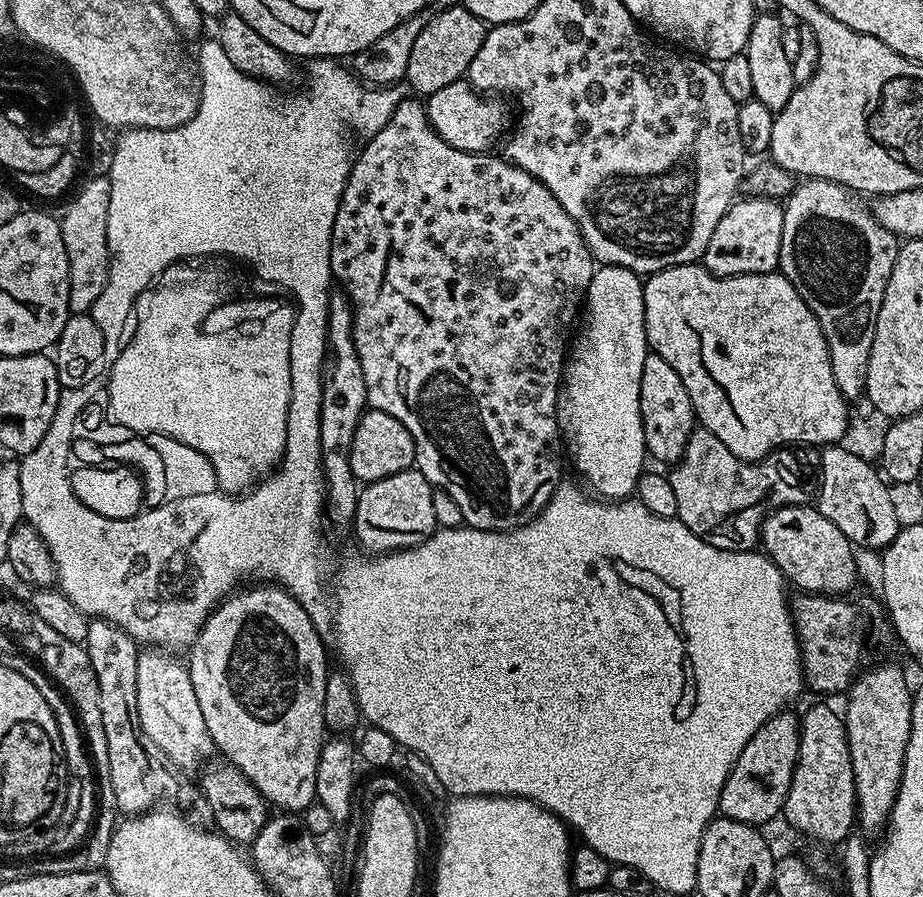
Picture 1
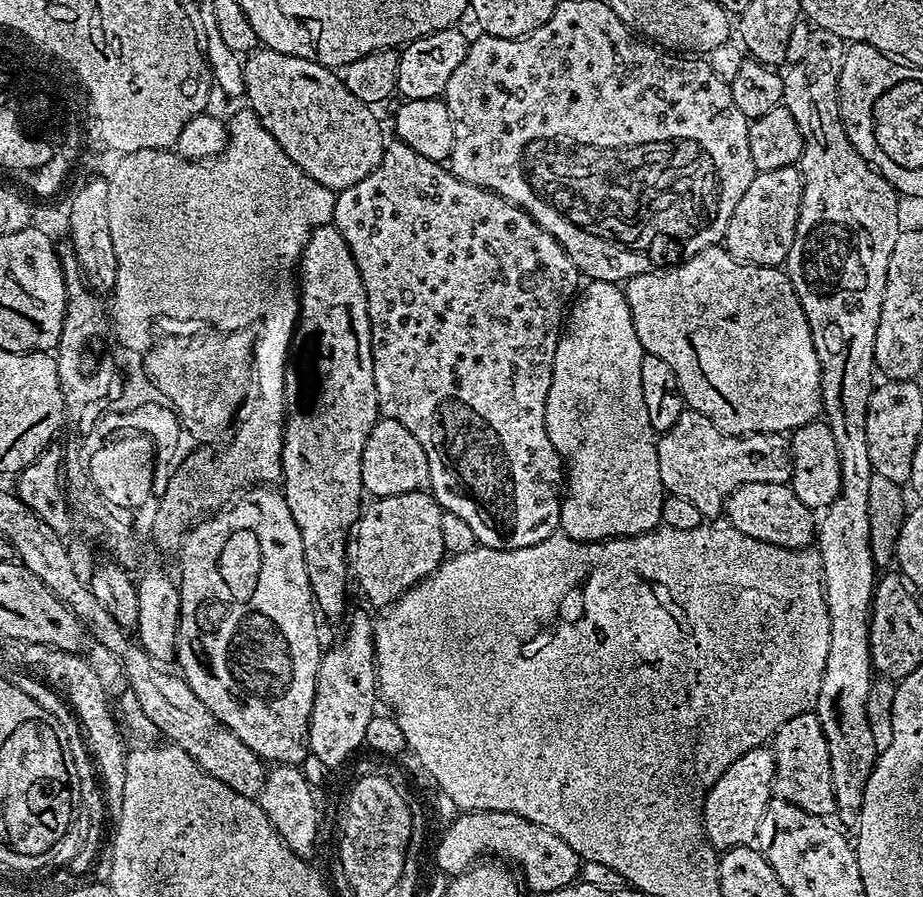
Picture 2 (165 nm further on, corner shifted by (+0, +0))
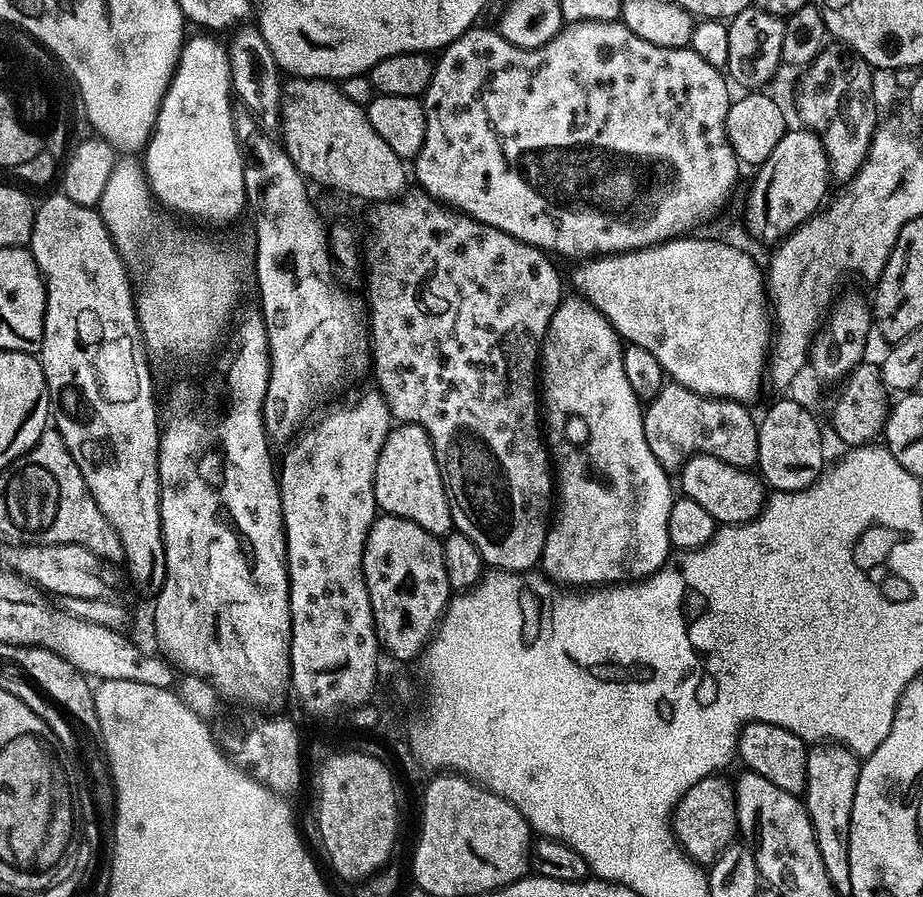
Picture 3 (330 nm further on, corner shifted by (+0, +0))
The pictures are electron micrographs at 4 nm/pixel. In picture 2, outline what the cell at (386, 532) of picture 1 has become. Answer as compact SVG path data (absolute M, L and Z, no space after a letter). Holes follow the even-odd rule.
M424 490L411 492L410 494L398 494L397 496L382 496L373 499L371 503L372 505L370 505L369 508L367 505L367 507L361 511L359 521L354 528L354 580L360 583L360 588L368 595L369 602L372 603L374 607L380 608L379 610L384 610L395 604L404 593L409 592L409 590L412 589L414 585L419 584L421 580L428 579L445 559L446 551L442 542L442 518L444 512L440 505L437 504L435 496Z

